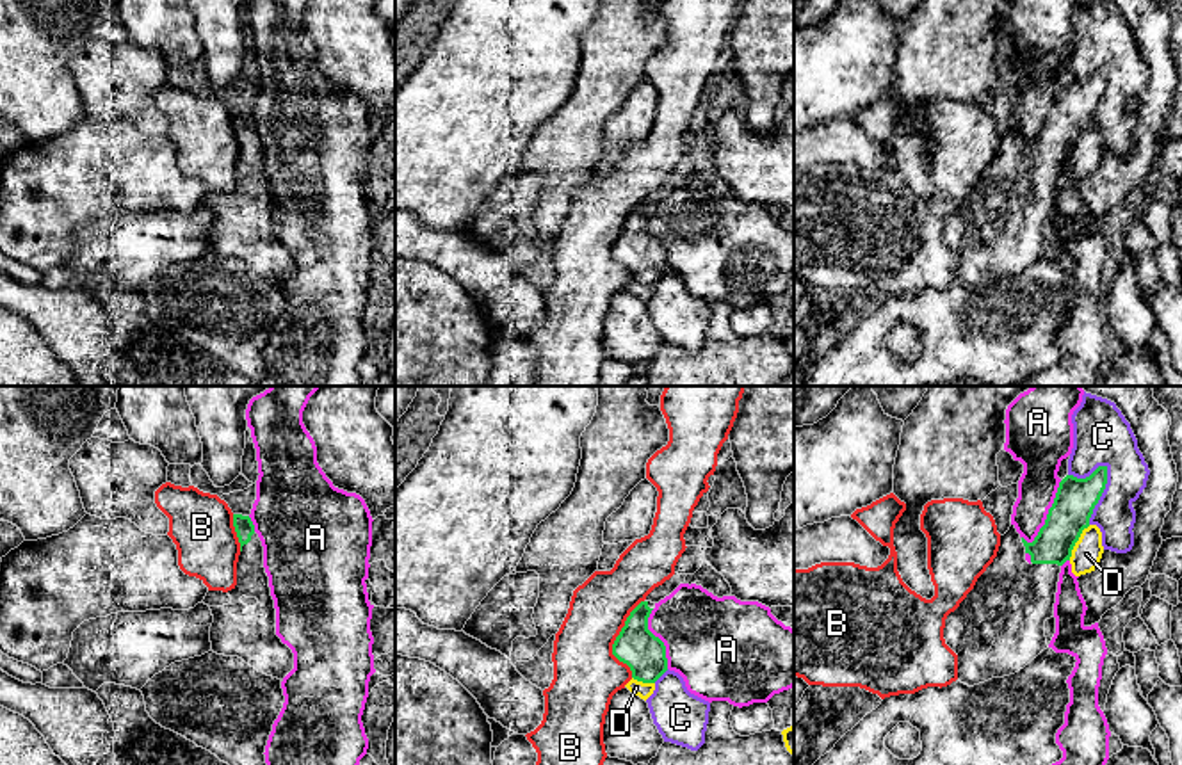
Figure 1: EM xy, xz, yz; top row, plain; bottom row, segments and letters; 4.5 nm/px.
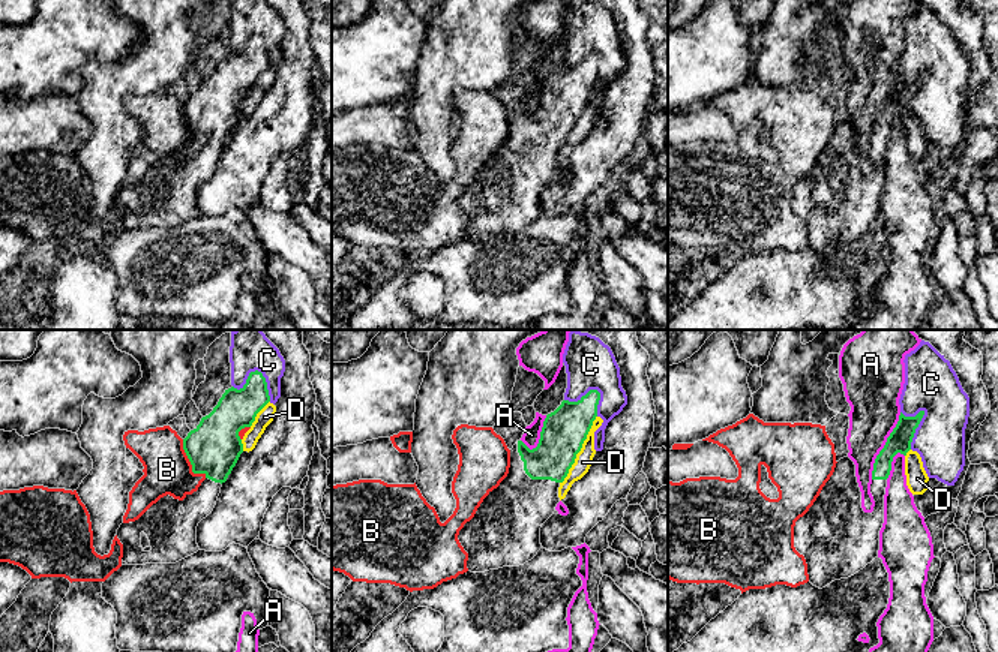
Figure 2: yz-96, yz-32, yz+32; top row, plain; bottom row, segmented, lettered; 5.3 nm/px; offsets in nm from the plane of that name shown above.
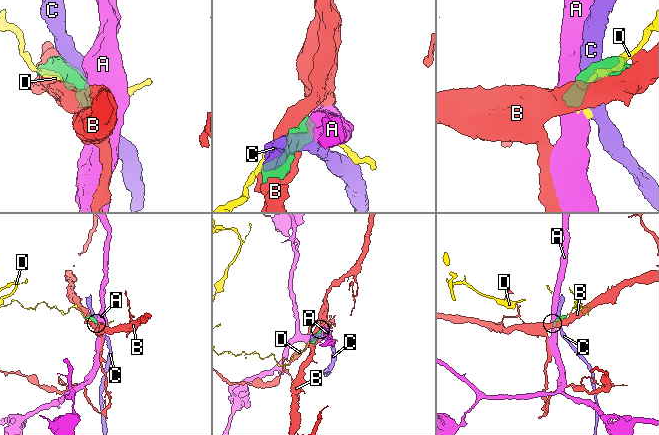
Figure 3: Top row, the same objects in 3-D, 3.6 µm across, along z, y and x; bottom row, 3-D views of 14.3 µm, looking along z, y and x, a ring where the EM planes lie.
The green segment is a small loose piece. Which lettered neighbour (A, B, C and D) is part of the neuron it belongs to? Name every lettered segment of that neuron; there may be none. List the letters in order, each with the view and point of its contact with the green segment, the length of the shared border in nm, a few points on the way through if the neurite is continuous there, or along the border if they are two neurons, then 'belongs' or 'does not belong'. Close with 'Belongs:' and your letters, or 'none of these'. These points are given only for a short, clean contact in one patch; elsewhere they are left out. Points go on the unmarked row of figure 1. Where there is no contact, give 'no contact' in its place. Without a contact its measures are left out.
A: meets green in yz at (1049, 114); contact 320 nm long; border along yz (1061, 82), (1045, 125), (1028, 144); does not belong
B: meets green in xz at (616, 241); contact 360 nm long; does not belong
C: meets green in yz at (1101, 96); contact 280 nm long; does not belong
D: meets green in yz at (1077, 141); contact 190 nm long; does not belong
Belongs: none of these

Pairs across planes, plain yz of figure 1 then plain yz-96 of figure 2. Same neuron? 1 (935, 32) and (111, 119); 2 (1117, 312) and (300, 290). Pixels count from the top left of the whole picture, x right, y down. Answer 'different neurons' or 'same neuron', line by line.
1: same neuron
2: same neuron

